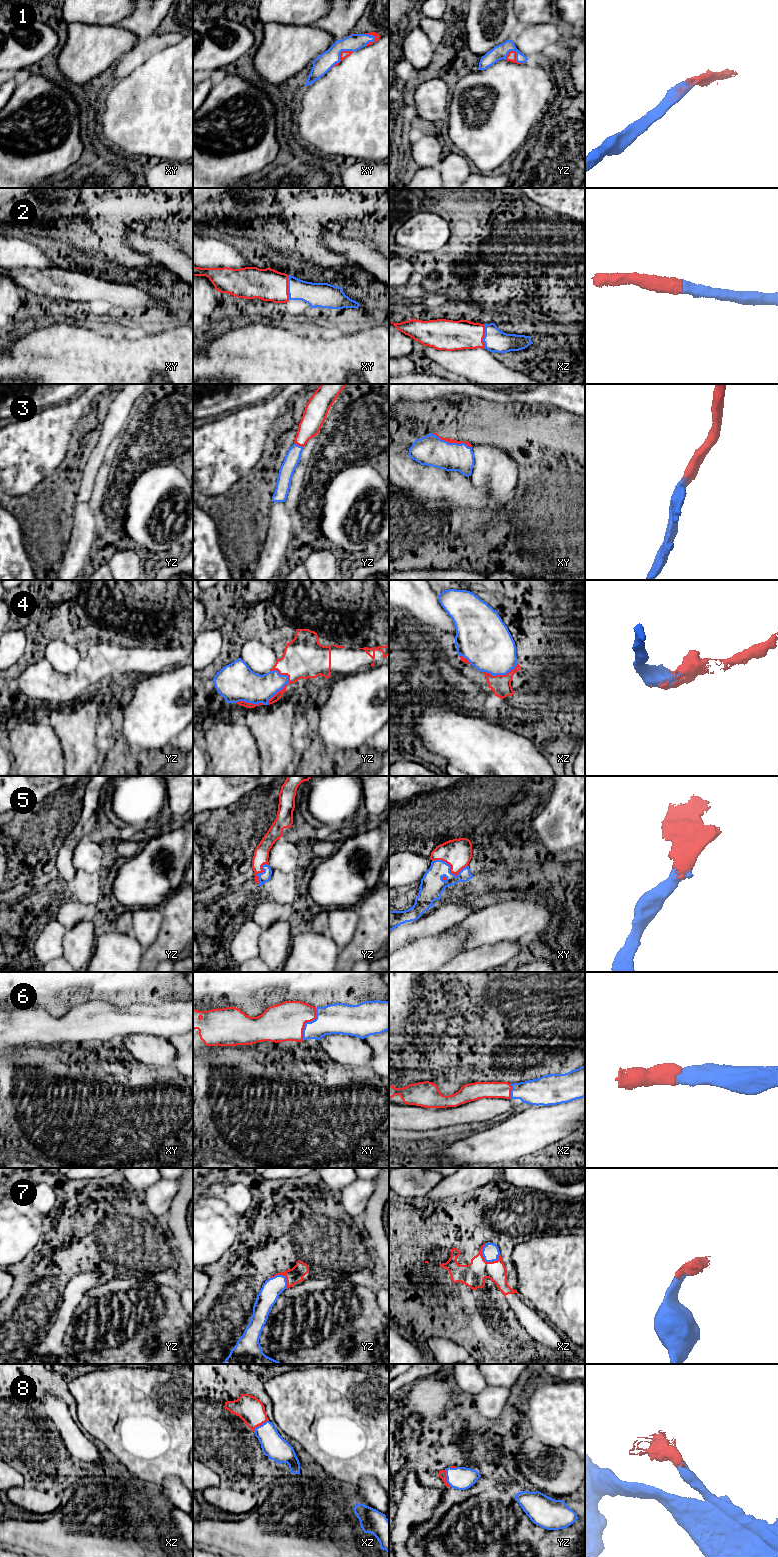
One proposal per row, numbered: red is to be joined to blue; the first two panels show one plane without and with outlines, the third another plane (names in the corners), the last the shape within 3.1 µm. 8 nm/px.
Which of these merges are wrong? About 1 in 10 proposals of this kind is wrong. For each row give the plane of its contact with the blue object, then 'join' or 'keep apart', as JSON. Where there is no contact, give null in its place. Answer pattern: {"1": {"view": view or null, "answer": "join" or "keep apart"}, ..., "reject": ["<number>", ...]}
{"1": {"view": "xy", "answer": "join"}, "2": {"view": "xy", "answer": "join"}, "3": {"view": "xy", "answer": "join"}, "4": {"view": "yz", "answer": "join"}, "5": {"view": "xy", "answer": "join"}, "6": {"view": "xy", "answer": "join"}, "7": {"view": "xz", "answer": "join"}, "8": {"view": "xz", "answer": "join"}, "reject": []}

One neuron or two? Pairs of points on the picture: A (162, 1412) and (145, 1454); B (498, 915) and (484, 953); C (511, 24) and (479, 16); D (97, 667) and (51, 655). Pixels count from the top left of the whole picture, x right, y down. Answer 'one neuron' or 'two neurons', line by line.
A: one neuron
B: two neurons
C: one neuron
D: two neurons

